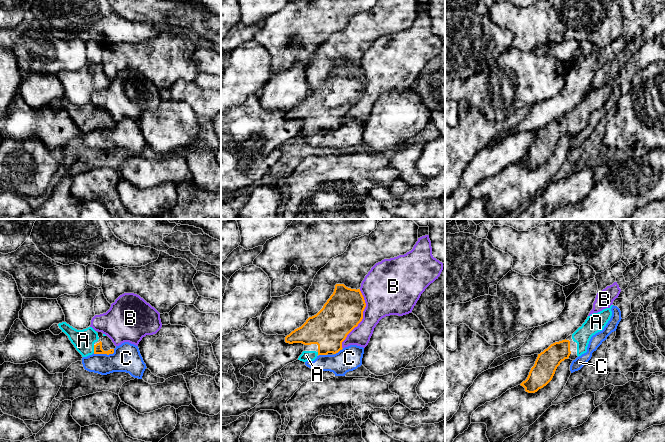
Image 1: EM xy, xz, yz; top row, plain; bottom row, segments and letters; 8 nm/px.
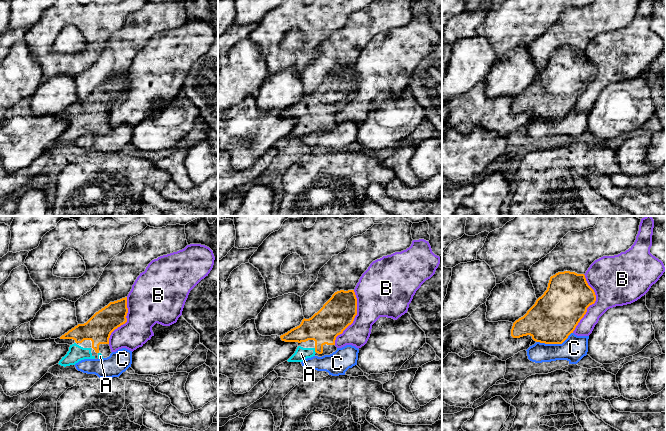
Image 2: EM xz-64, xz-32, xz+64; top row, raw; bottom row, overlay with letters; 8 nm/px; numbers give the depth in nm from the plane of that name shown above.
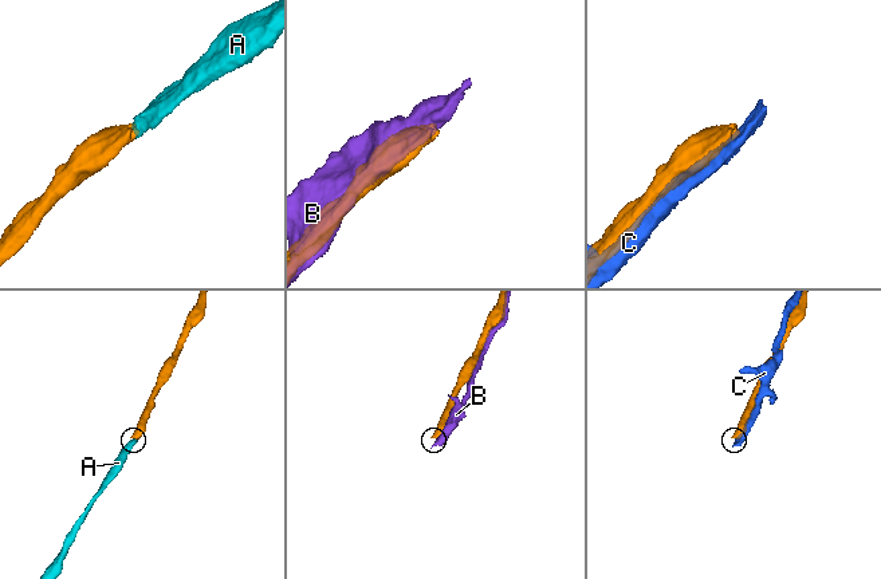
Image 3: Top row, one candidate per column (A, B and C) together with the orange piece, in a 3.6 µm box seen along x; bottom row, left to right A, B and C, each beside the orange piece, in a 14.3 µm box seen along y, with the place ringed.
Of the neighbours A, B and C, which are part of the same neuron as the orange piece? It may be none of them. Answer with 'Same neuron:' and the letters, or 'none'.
Same neuron: A

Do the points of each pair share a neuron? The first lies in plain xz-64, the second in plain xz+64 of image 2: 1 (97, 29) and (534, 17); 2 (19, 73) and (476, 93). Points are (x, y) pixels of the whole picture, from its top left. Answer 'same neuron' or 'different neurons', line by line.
1: same neuron
2: different neurons

